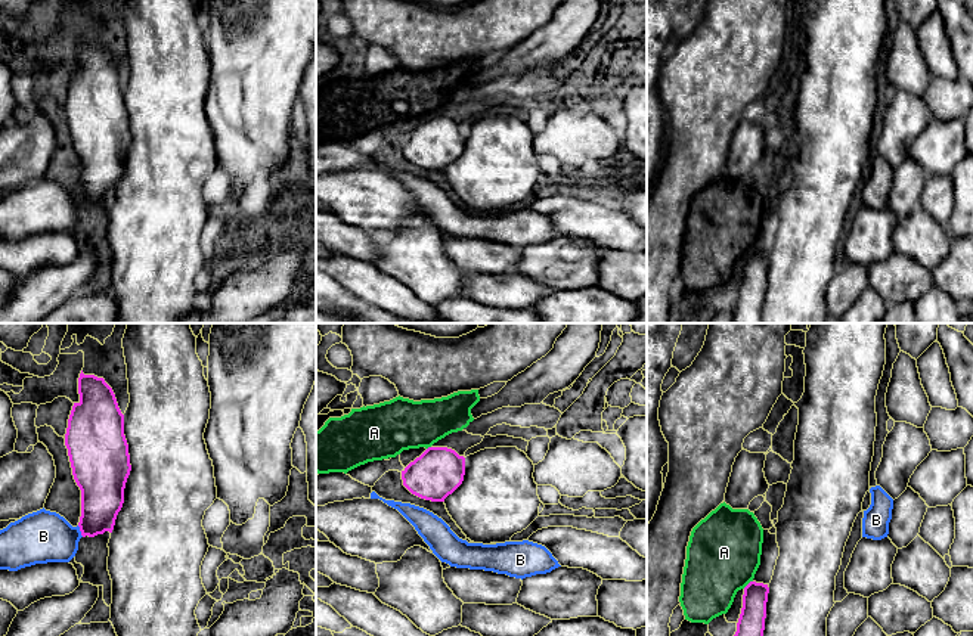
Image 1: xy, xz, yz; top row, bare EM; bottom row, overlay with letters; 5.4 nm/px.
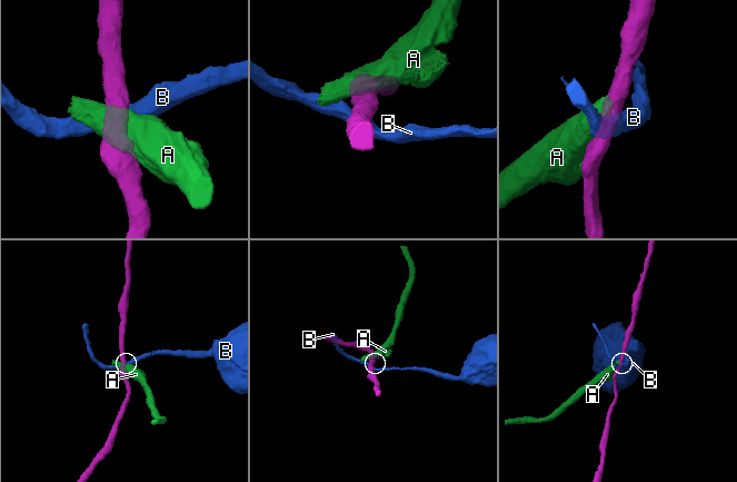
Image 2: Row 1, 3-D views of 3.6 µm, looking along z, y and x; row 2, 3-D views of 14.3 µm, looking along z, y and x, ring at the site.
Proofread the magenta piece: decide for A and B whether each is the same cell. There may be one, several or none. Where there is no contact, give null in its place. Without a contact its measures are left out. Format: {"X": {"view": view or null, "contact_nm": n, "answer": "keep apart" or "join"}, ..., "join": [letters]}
{"A": {"view": "yz", "contact_nm": 70, "answer": "keep apart"}, "B": {"view": "xy", "contact_nm": 70, "answer": "keep apart"}, "join": []}

